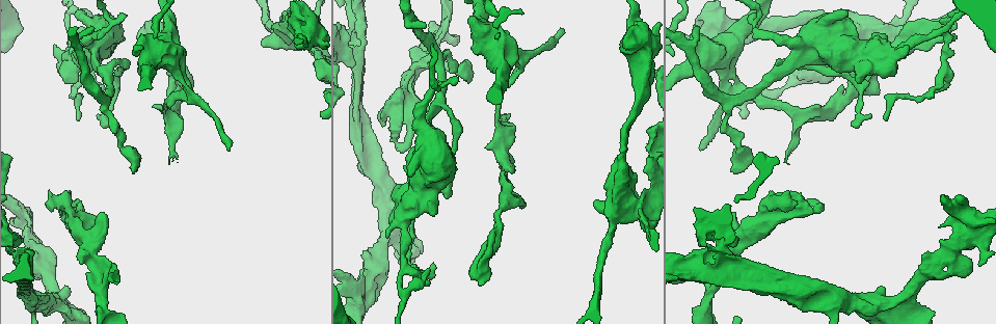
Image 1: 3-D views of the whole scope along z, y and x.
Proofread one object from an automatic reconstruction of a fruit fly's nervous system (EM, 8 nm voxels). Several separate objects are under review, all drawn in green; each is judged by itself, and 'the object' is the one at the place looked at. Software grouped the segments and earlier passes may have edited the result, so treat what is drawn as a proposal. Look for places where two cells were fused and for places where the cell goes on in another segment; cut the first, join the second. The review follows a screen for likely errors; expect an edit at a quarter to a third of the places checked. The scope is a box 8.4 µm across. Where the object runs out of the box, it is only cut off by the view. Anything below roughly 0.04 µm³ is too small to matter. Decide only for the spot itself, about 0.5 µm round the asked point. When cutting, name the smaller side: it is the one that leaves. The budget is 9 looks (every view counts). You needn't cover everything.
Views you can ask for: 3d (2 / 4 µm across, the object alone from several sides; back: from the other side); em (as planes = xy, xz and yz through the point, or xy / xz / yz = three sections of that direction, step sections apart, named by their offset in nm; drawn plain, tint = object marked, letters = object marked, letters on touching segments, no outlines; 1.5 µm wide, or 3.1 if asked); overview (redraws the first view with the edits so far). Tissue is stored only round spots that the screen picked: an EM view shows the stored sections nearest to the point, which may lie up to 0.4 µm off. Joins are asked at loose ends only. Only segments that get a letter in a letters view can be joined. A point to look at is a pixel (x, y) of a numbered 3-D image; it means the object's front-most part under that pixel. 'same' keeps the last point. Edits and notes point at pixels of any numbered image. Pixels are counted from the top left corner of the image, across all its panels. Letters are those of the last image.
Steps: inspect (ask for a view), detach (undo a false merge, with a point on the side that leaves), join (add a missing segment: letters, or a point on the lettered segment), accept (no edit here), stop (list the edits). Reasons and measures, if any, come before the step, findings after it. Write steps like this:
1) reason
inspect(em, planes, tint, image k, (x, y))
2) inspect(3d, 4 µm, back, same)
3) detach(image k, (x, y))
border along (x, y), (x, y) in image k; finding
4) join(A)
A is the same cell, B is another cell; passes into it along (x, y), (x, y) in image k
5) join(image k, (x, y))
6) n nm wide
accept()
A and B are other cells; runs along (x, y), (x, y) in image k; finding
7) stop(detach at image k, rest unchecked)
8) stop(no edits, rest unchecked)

an open end
inspect(3d, 4 µm, image 1, (957, 25))

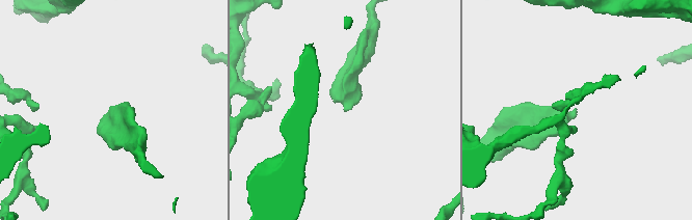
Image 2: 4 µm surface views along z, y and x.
inspect(em, planes, plain, image 2, (574, 112))

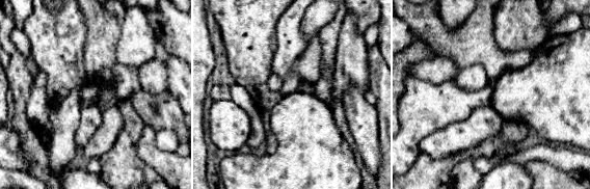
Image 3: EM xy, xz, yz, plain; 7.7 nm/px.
inspect(em, planes, letters, same)

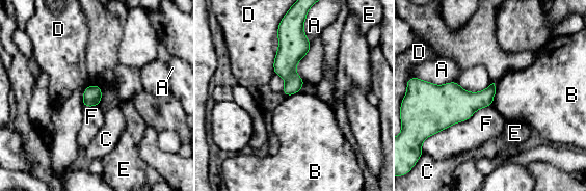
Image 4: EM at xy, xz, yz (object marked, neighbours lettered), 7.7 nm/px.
F touches over 550 nm
accept()
A, B, C, D, E and F are other cells; border along (495, 83), (495, 96), (491, 105) in image 4; no lettered segment goes on from it

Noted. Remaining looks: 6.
inspect(3d, 2 µm, image 1, (786, 159))

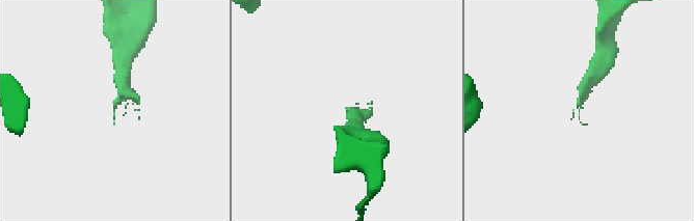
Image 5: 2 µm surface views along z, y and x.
inspect(em, yz, step 8, letters, image 5, (580, 104))

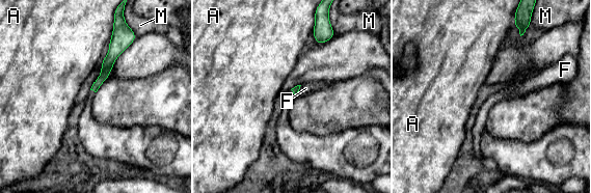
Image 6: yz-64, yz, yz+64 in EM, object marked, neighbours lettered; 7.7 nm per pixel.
inspect(em, planes, letters, same)

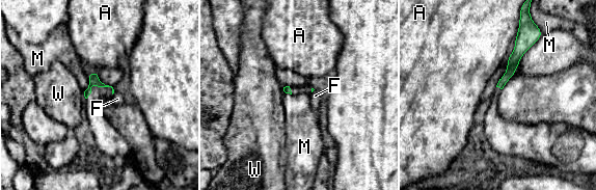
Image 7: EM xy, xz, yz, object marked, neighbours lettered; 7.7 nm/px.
M touches over 160 nm
accept()
A, F, M and W are other cells; runs along (531, 42), (500, 84) in image 7; no lettered segment goes on from it

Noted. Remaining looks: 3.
sharp bend
inspect(em, planes, letters, image 1, (753, 27))

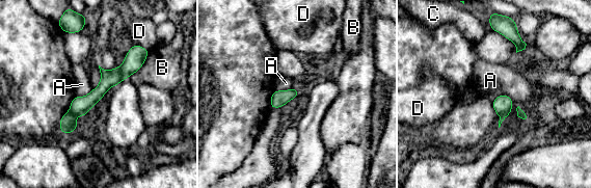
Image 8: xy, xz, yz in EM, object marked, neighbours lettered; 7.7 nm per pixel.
detach(image 8, (80, 105))
A, B, C and D are other cells; the part that leaves runs along (145, 53), (89, 101), (72, 108) in image 8; a second cell is stuck on

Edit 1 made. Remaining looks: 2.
redraw
inspect(overview)

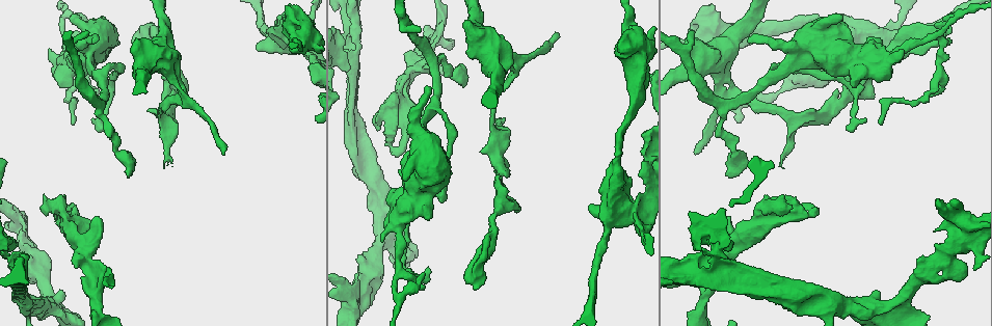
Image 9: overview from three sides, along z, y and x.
thick end
inspect(em, planes, letters, image 9, (354, 159))

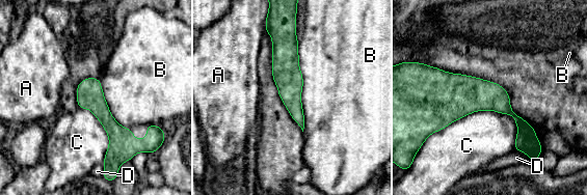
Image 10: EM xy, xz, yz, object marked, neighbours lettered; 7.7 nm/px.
220 nm wide
accept()
A, B, C and D are other cells; border along (298, 43), (303, 131) in image 10; none of them fits

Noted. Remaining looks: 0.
stop(detach at image 8, rest unchecked)

